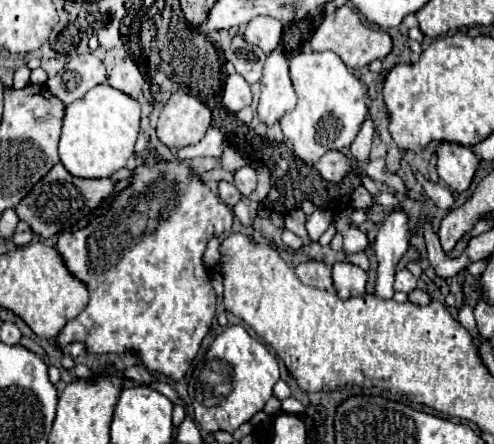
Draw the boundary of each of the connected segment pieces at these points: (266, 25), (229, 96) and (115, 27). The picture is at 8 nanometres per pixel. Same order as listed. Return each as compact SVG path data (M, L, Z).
M256 17L246 25L244 37L248 43L258 45L268 55L280 45L282 23L272 17Z
M234 73L226 79L224 85L224 105L232 111L238 113L240 109L248 107L252 103L252 91L246 79L240 73Z
M111 20L106 26L99 28L96 35L100 46L106 50L120 47L124 44L120 33L120 22L117 20Z

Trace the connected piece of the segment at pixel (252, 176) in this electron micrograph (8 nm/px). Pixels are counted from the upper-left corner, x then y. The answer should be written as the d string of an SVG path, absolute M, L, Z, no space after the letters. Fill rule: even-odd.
M250 165L238 169L238 171L234 173L234 185L238 187L238 191L240 191L244 197L248 197L248 195L256 189L256 171L254 171Z

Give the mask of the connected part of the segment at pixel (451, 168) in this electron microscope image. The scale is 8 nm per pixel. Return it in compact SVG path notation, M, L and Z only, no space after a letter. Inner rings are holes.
M442 141L436 147L436 157L438 157L436 171L440 179L452 191L460 191L460 193L466 191L478 167L478 157L472 153L472 149L458 143Z

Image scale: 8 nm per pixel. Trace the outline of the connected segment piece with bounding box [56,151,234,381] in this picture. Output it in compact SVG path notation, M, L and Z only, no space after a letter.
M148 151L148 153L158 161L158 165L156 167L136 167L134 183L128 189L124 189L114 199L114 203L112 203L112 207L110 207L110 211L106 215L96 217L96 221L90 221L90 225L86 229L76 231L76 233L64 233L58 239L58 245L56 247L58 247L60 255L64 257L70 273L74 273L90 289L90 303L88 303L88 307L62 329L62 333L58 335L58 345L60 347L66 347L66 345L70 345L74 341L84 341L88 345L88 353L124 353L124 351L130 351L132 349L132 351L138 353L138 357L142 359L142 363L152 373L162 373L164 377L168 377L172 381L178 381L178 379L184 377L186 369L190 367L192 359L196 357L196 353L200 349L200 343L202 343L204 335L208 333L208 329L212 325L212 319L214 319L214 313L216 313L216 293L214 293L214 289L210 285L208 271L206 271L206 267L202 263L202 253L204 253L206 243L208 243L210 237L220 237L222 233L230 233L232 231L234 213L186 165L164 163L164 161L158 159L158 155L154 151Z

